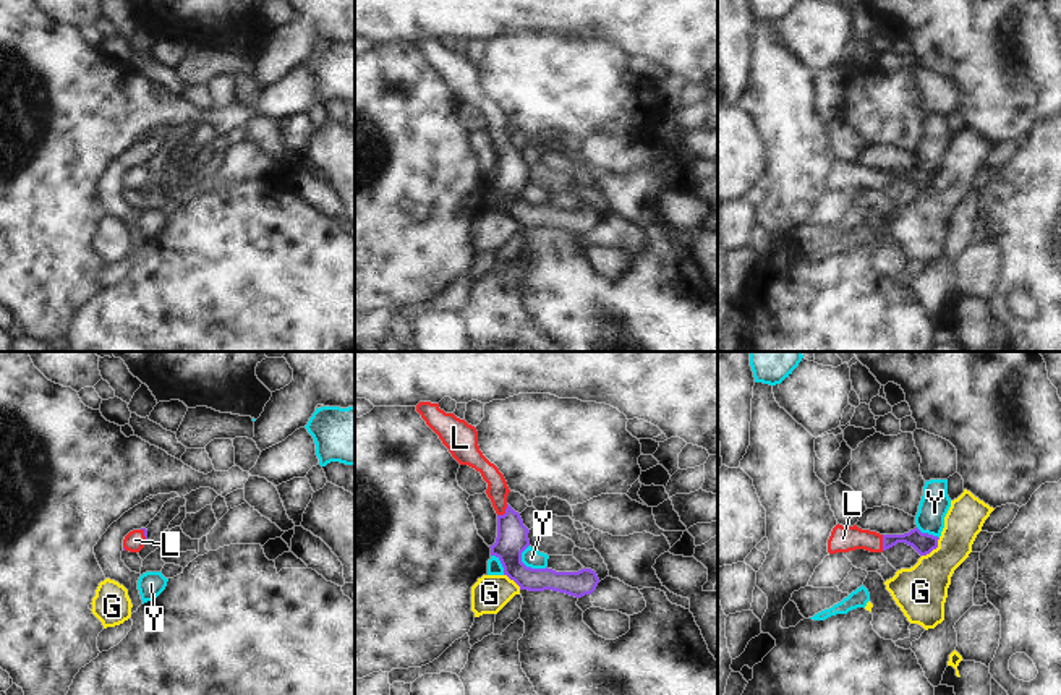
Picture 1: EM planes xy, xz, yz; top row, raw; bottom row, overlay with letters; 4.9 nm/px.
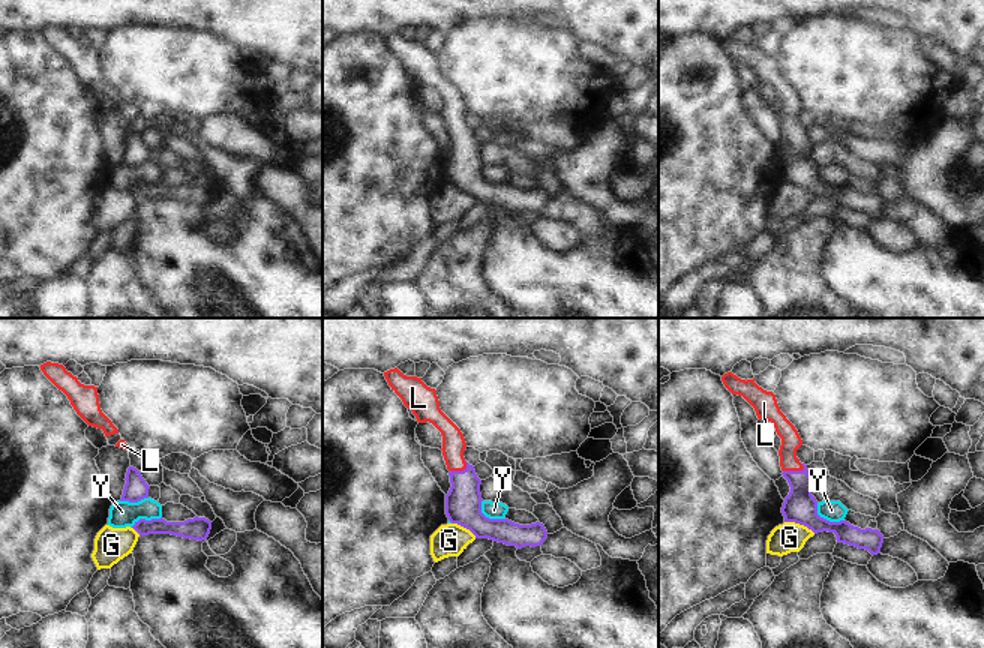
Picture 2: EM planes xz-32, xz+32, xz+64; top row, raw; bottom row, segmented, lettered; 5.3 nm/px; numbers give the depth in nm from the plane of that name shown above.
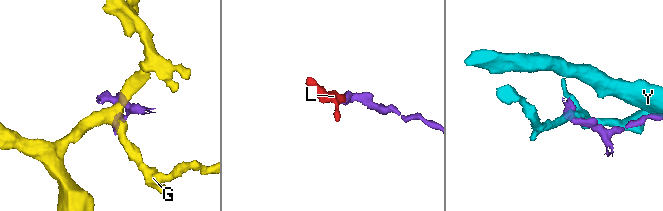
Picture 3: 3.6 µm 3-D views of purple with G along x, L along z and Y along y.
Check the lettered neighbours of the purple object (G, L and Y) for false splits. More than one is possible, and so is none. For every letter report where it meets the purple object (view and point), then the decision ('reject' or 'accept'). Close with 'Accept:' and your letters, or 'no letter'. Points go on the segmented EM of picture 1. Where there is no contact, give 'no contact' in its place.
G: contact yz (933, 548); reject
L: contact xz (506, 512); accept
Y: contact xz (530, 567); reject
Accept: L

